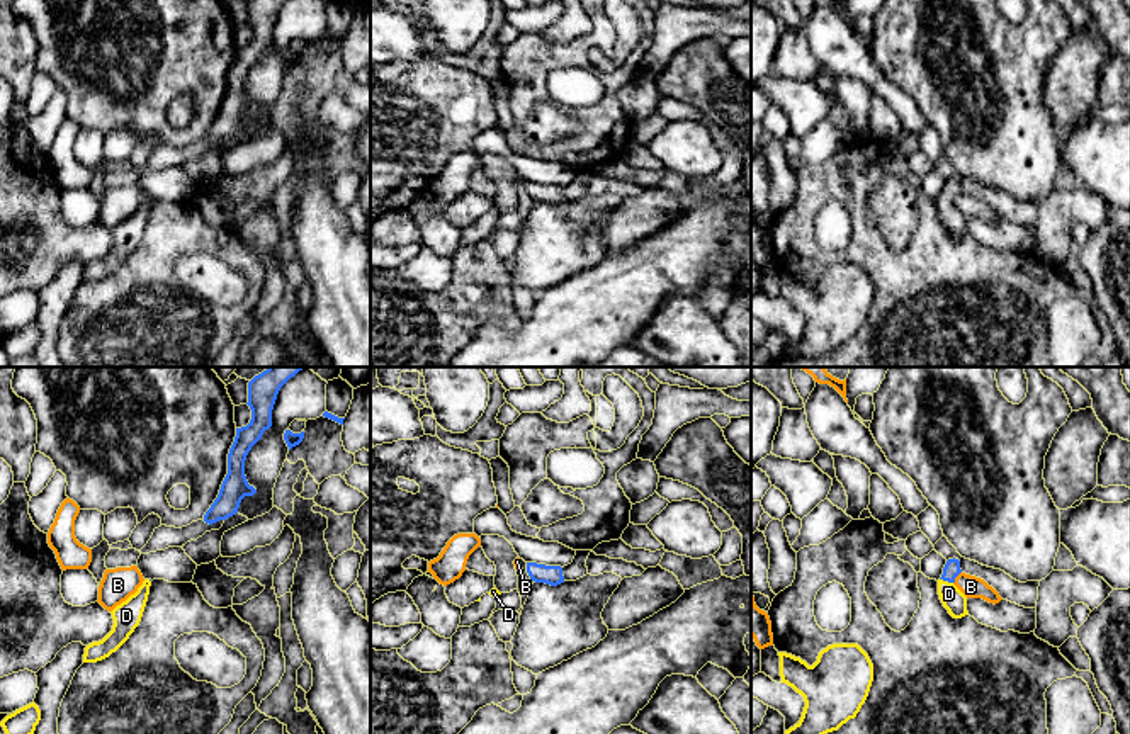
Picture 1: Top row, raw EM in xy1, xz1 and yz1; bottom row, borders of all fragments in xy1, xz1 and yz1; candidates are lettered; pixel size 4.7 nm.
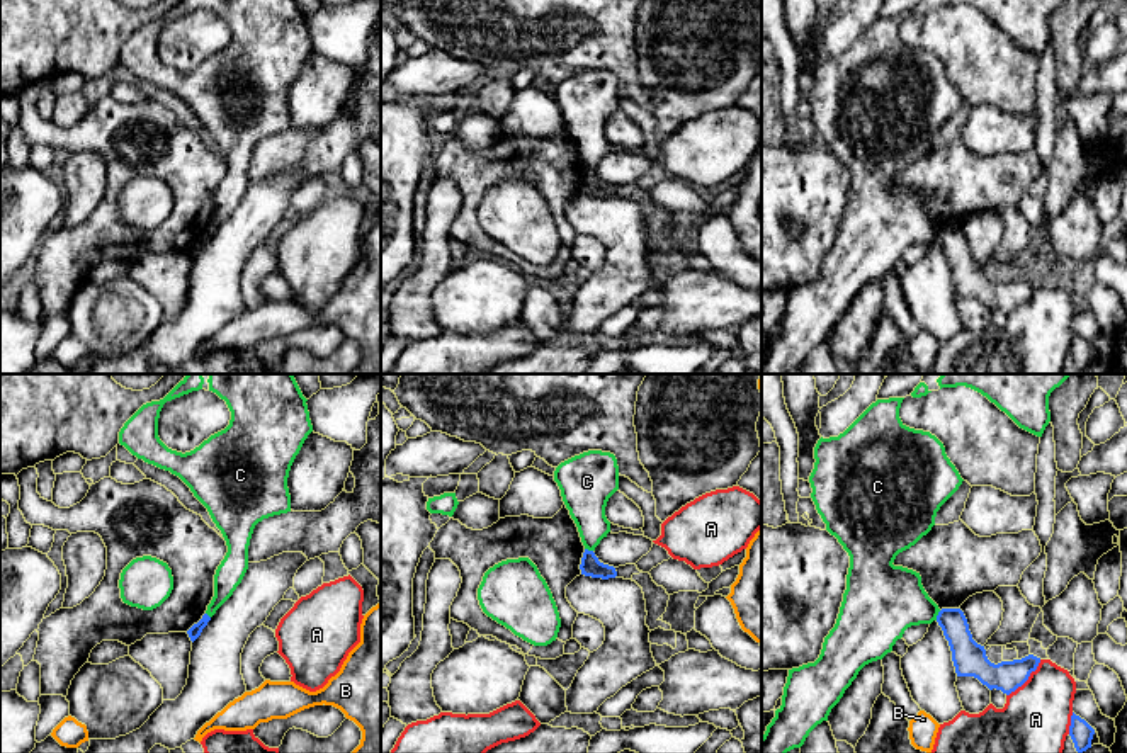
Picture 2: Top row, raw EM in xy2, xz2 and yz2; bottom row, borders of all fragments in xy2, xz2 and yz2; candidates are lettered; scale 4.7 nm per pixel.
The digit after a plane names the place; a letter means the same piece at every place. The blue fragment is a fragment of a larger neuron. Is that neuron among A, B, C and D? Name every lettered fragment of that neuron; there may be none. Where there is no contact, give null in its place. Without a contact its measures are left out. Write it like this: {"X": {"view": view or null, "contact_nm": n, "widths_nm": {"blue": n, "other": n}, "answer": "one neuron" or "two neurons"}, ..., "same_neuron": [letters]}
{"A": {"view": "yz2", "contact_nm": 240, "widths_nm": {"blue": 140, "other": 320}, "answer": "two neurons"}, "B": {"view": "yz1", "contact_nm": 70, "widths_nm": {"blue": 80, "other": 100}, "answer": "two neurons"}, "C": {"view": "yz2", "contact_nm": 50, "widths_nm": {"blue": 150, "other": 320}, "answer": "two neurons"}, "D": {"view": "yz1", "contact_nm": 70, "widths_nm": {"blue": 80, "other": 110}, "answer": "one neuron"}, "same_neuron": ["D"]}

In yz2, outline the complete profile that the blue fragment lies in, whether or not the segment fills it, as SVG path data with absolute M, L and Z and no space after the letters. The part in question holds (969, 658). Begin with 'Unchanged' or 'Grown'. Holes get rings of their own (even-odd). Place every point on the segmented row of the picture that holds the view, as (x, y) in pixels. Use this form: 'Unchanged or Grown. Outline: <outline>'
Unchanged. Outline: M942 609L937 622L949 641L957 677L974 677L989 690L996 688L1010 695L1028 680L1040 663L1040 658L1034 654L998 665L991 663L984 646L972 639L960 609Z

